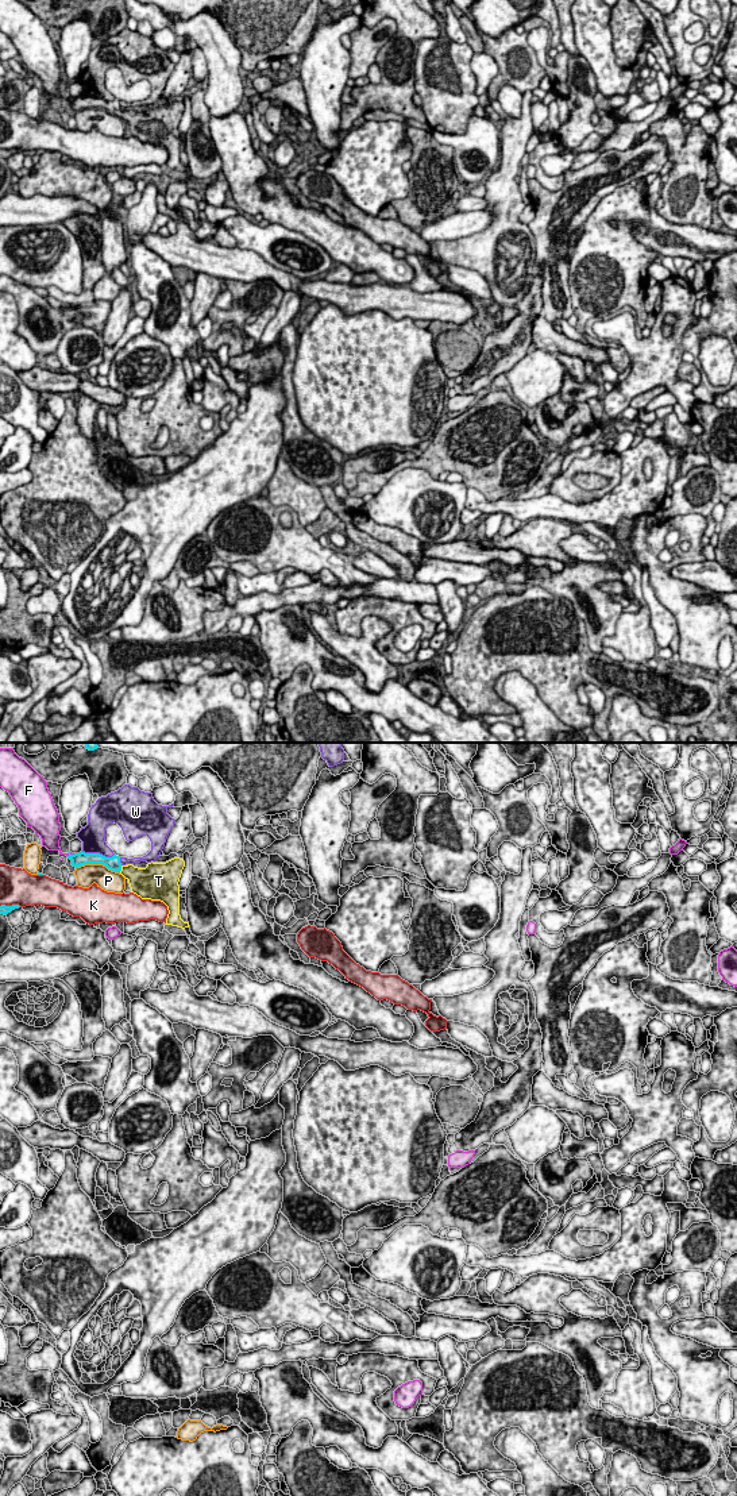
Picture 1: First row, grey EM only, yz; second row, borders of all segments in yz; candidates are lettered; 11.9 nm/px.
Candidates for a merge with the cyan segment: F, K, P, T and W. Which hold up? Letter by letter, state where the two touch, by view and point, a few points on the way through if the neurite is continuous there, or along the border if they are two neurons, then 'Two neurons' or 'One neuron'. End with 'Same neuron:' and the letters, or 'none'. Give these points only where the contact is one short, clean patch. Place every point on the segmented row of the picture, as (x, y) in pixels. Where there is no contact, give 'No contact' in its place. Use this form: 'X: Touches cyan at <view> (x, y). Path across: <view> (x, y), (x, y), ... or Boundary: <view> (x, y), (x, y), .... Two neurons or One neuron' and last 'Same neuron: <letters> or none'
F: Touches cyan at yz (69, 853). Boundary: yz (74, 853), (68, 856). Two neurons
K: Touches cyan at yz (12, 905). Two neurons
P: Touches cyan at yz (97, 863). Two neurons
T: Touches cyan at yz (120, 870). Path across: yz (112, 863), (120, 870), (138, 878). One neuron
W: Touches cyan at yz (97, 853). Two neurons
Same neuron: T

